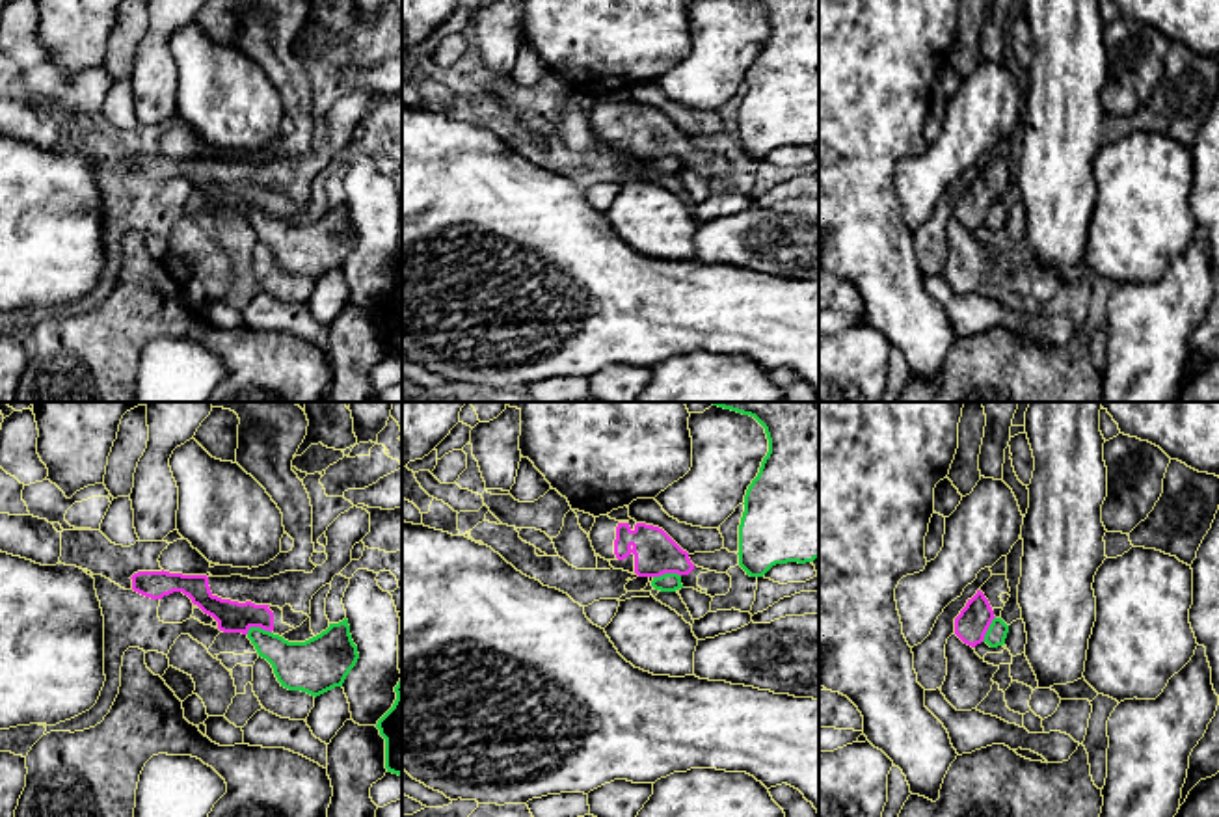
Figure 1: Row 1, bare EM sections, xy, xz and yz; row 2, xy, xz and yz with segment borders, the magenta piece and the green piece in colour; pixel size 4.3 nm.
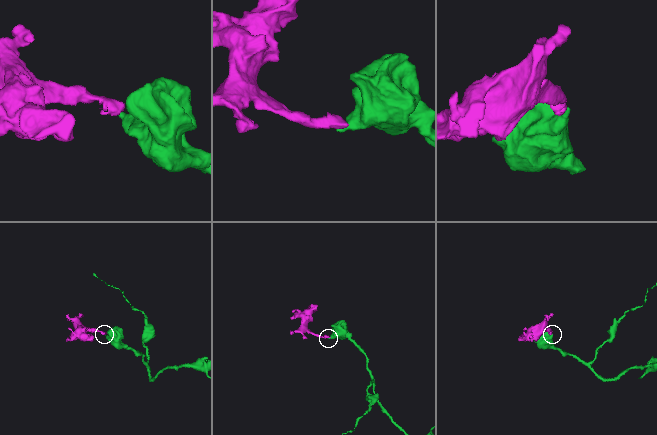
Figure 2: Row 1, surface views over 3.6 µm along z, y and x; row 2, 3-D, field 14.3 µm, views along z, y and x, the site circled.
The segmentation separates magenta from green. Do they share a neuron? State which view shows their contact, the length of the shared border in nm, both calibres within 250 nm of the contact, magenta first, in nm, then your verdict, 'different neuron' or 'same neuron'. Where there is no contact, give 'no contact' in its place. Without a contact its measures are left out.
xy | 110 nm | 140/200 nm | different neuron

